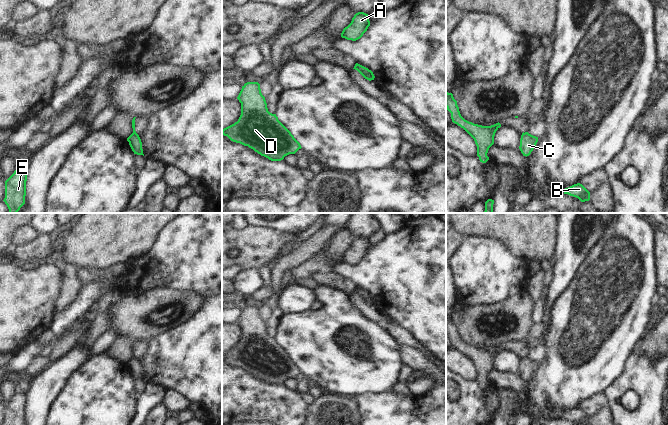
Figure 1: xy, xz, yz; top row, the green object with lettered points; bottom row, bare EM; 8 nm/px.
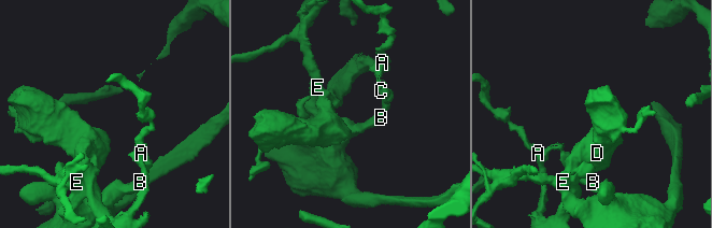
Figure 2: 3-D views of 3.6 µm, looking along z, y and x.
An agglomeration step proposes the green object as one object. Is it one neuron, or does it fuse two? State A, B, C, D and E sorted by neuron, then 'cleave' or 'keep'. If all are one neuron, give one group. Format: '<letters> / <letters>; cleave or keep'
A D / B C E; cleave

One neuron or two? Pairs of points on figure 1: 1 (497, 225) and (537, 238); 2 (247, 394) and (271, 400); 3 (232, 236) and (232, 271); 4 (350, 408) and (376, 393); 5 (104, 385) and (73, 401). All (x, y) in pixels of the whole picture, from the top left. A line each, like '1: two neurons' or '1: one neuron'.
1: one neuron
2: one neuron
3: two neurons
4: two neurons
5: one neuron

